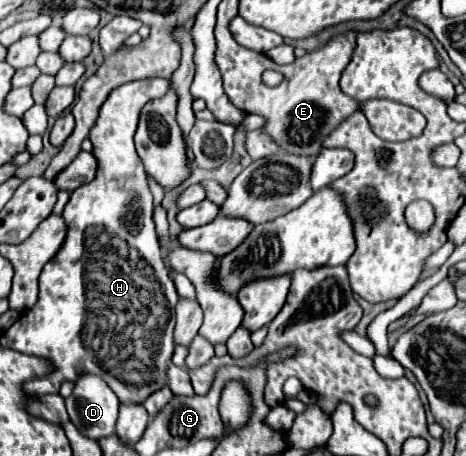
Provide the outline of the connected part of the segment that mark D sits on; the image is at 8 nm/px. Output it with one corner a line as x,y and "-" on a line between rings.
81,376
65,406
69,420
83,436
101,440
115,432
119,400
99,376

